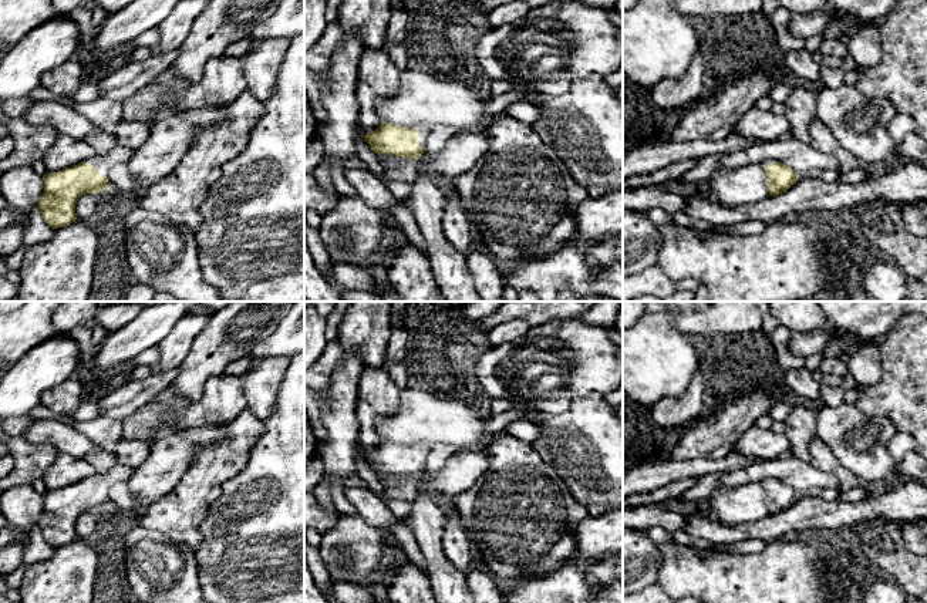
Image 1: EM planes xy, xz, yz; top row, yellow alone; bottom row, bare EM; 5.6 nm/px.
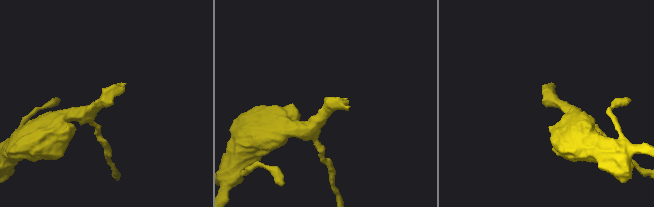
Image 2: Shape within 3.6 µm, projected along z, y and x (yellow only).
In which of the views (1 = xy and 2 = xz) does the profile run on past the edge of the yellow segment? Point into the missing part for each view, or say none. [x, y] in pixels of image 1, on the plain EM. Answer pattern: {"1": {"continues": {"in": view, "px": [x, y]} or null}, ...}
{"1": {"continues": {"in": "xy", "px": [118, 472]}}, "2": {"continues": {"in": "xz", "px": [422, 451]}}}

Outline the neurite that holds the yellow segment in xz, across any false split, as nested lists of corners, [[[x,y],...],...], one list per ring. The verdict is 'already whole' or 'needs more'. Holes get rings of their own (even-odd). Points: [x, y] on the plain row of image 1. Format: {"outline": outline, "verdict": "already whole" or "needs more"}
{"outline": [[[381,441],[375,449],[363,454],[375,472],[388,472],[417,479],[427,469],[429,449],[421,445],[401,445]]], "verdict": "needs more"}

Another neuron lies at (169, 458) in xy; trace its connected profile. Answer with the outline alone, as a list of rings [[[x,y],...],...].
[[[227,422],[173,432],[151,444],[146,459],[132,471],[128,486],[138,499],[129,511],[117,511],[109,503],[98,516],[125,523],[136,522],[156,501],[168,495],[189,469],[195,454],[216,444],[226,432]]]

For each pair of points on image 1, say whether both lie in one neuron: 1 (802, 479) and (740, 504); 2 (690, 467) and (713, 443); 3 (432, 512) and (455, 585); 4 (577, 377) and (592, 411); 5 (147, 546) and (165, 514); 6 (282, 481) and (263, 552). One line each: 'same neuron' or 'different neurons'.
1: different neurons
2: different neurons
3: same neuron
4: different neurons
5: different neurons
6: same neuron

